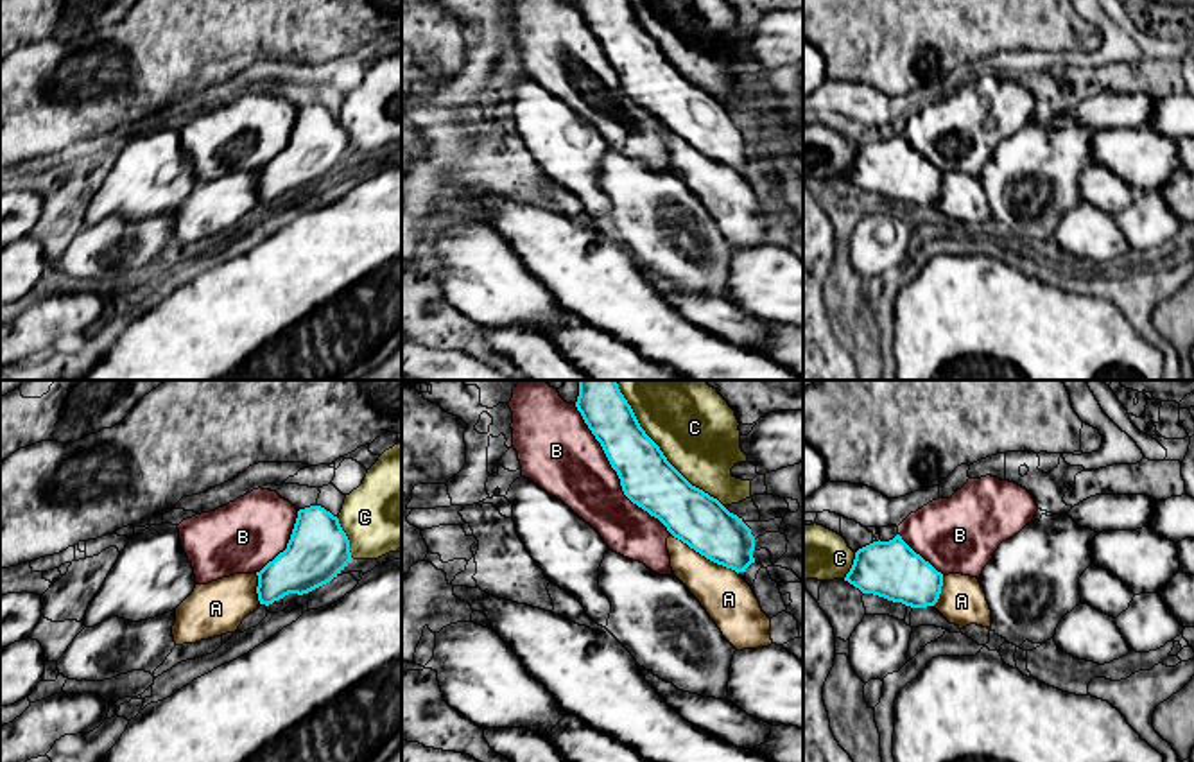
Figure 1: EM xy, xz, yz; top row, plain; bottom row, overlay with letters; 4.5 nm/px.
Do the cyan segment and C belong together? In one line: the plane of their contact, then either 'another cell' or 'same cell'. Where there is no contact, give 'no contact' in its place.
xz | another cell

